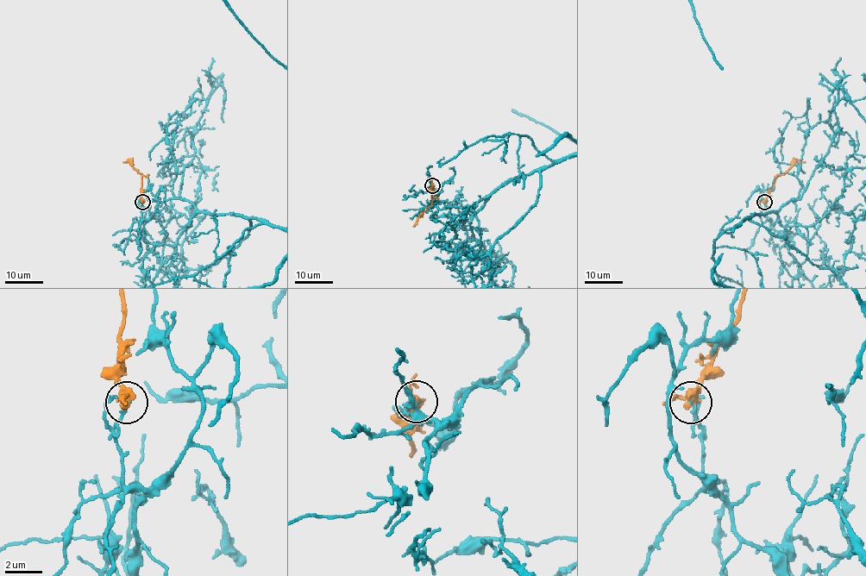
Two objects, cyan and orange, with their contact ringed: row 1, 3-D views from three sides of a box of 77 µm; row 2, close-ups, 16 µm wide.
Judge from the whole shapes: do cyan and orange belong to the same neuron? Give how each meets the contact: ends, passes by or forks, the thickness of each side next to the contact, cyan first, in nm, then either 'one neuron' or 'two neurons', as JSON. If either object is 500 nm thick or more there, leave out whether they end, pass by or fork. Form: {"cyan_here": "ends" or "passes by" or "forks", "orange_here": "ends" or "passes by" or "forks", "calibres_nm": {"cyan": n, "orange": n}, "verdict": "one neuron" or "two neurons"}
{"cyan_here": "ends", "orange_here": "passes by", "calibres_nm": {"cyan": 150, "orange": 420}, "verdict": "one neuron"}

